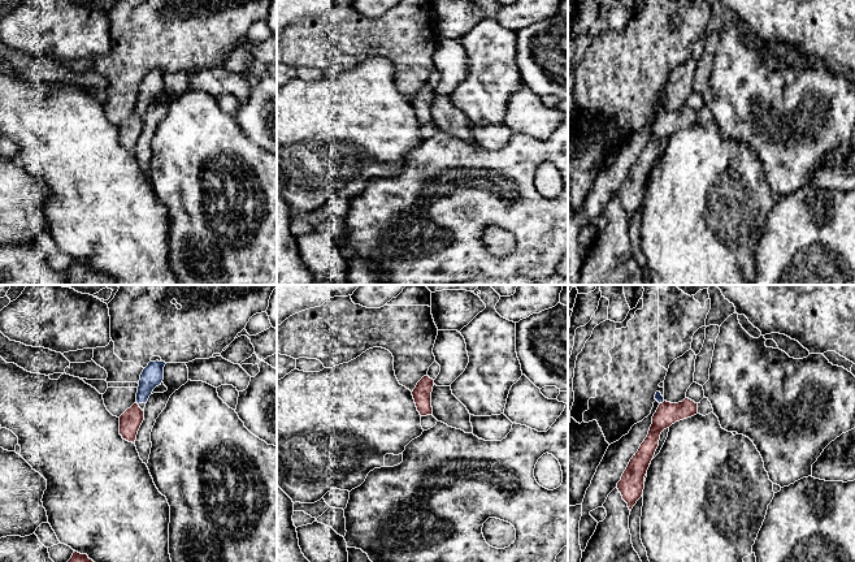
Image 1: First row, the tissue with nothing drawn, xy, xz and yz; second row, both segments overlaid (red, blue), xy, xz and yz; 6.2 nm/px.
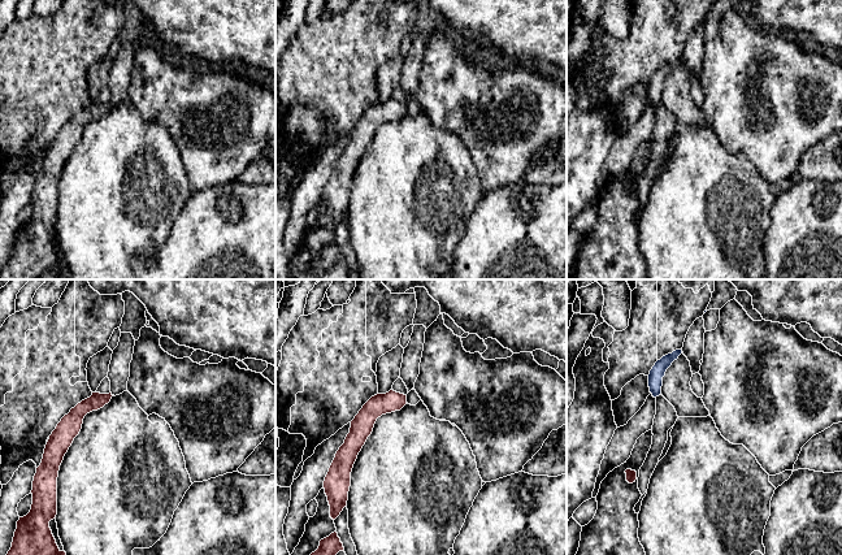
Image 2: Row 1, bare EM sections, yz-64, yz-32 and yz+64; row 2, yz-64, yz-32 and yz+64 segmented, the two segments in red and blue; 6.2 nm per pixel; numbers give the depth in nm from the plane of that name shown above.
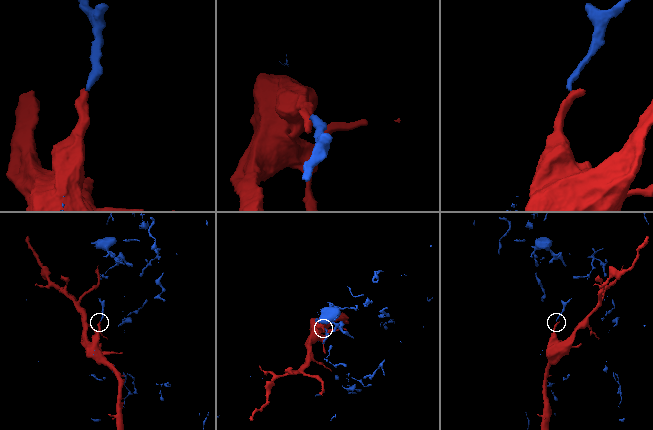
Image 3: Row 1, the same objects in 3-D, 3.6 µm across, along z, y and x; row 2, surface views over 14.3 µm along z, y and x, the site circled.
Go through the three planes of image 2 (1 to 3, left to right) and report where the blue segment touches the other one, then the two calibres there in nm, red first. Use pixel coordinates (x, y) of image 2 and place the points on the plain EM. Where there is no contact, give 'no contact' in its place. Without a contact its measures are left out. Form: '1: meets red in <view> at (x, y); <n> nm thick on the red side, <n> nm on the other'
1: no contact
2: no contact
3: no contact

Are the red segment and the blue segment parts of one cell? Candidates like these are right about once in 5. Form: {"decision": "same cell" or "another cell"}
{"decision": "another cell"}

